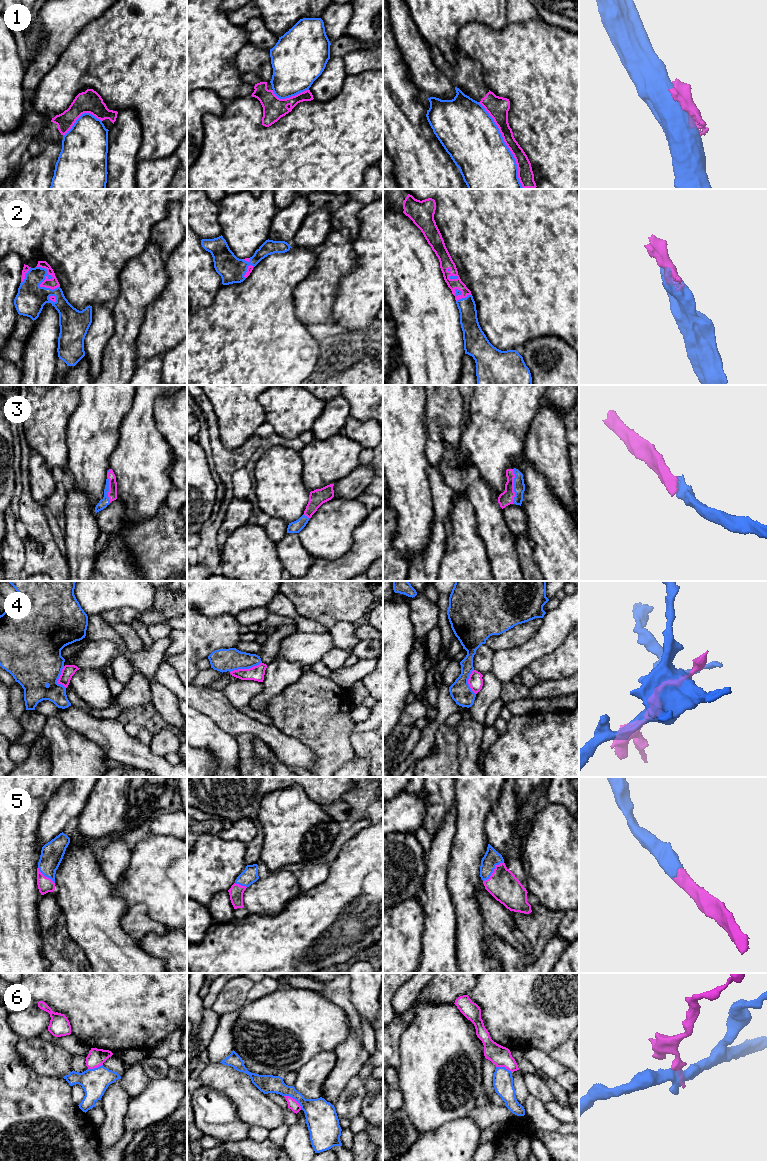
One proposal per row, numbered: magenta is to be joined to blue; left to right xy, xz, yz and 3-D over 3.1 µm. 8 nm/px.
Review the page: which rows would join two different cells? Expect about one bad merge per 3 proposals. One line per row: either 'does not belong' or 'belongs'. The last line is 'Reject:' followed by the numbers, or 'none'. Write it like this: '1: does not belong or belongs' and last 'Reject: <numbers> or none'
1: does not belong
2: belongs
3: belongs
4: does not belong
5: belongs
6: does not belong
Reject: 1, 4, 6

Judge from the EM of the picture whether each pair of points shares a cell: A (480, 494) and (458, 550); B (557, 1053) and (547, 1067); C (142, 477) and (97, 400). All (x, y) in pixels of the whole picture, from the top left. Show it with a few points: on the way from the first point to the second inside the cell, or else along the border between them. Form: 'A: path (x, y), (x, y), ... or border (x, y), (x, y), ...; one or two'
A: border (458, 494), (463, 494), (469, 501), (479, 533); two
B: border (548, 1053), (568, 1069); two
C: border (125, 415), (119, 428), (118, 444), (108, 459); two

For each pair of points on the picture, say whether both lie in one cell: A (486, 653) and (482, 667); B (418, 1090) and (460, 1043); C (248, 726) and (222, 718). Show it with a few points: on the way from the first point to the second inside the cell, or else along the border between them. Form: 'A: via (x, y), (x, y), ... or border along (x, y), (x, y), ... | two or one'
A: via (483, 656), (482, 664) | one
B: via (430, 1078), (448, 1055) | one
C: via (242, 724), (234, 723), (228, 718) | one

